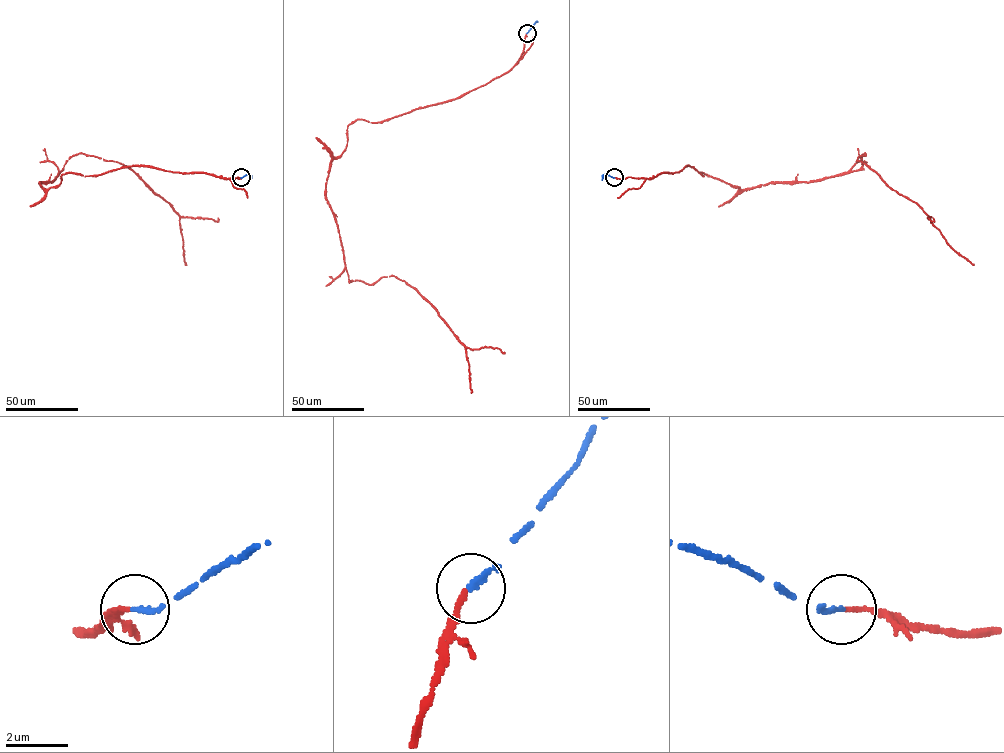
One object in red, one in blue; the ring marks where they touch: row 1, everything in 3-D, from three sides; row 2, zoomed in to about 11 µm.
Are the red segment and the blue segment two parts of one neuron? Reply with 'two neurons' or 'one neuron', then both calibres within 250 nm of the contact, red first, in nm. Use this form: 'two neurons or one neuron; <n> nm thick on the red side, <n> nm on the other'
one neuron; 150 nm thick on the red side, 150 nm on the other

